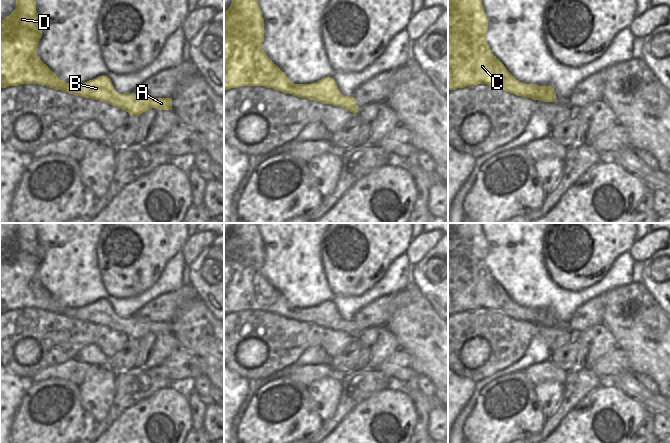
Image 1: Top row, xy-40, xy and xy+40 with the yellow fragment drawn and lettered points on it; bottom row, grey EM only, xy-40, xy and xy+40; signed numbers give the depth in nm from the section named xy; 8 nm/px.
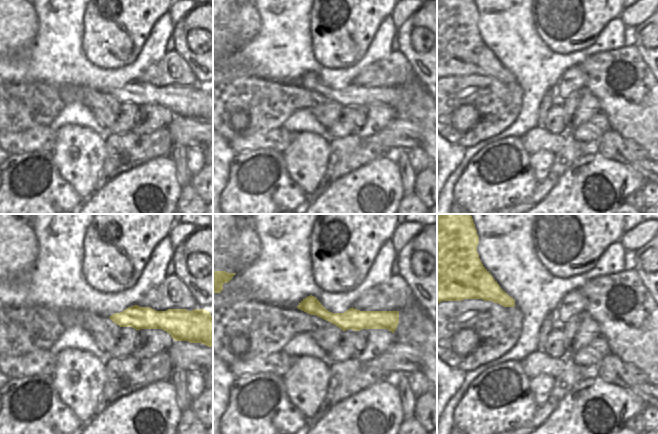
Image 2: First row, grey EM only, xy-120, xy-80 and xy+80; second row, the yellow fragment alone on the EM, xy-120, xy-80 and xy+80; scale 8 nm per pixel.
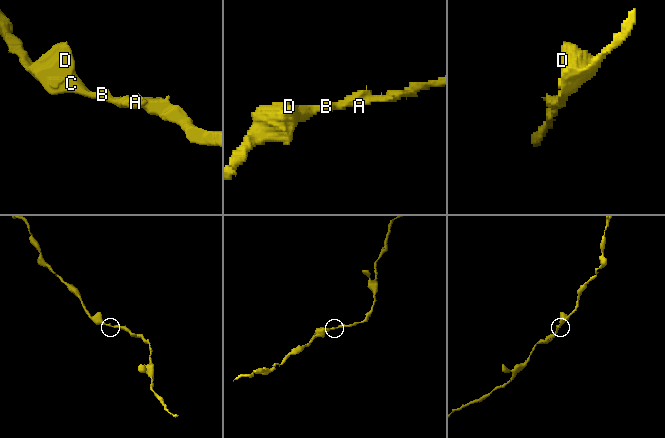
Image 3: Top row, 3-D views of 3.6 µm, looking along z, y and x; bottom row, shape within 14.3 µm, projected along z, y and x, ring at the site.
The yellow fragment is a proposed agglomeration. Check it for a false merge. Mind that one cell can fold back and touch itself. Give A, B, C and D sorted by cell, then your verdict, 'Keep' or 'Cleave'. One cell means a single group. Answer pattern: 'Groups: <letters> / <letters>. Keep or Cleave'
Groups: A B C D. Keep

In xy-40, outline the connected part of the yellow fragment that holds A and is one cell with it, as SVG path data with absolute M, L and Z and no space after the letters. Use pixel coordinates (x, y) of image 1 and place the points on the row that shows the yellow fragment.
M16 0L14 11L0 22L0 89L21 84L39 84L75 96L107 102L139 116L157 108L172 110L172 98L145 98L134 92L119 94L107 76L83 84L61 80L37 55L42 23L35 0Z

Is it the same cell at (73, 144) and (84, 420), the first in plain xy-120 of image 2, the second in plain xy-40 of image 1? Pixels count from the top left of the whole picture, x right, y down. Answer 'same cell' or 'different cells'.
different cells

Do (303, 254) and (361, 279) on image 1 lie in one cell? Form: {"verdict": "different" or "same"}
{"verdict": "different"}

